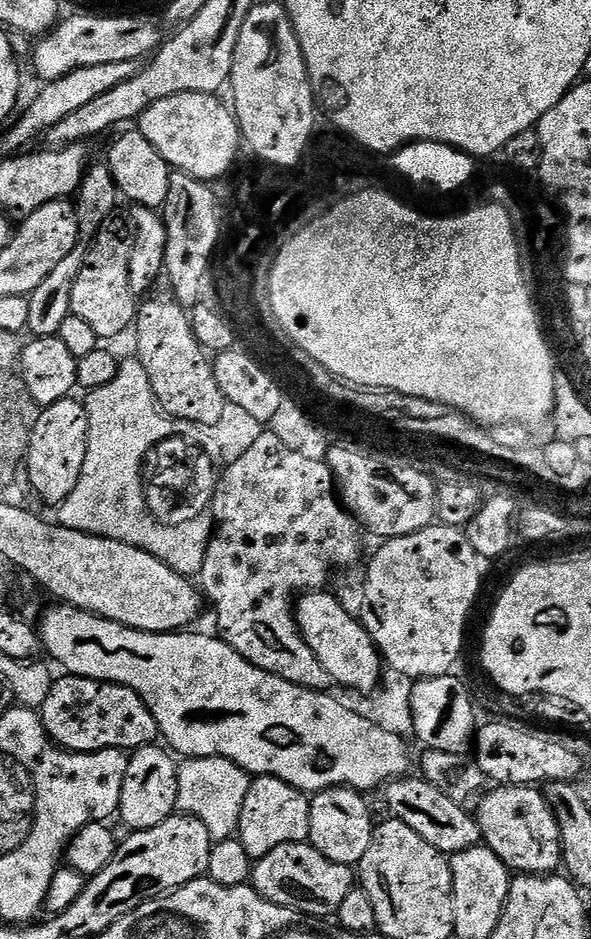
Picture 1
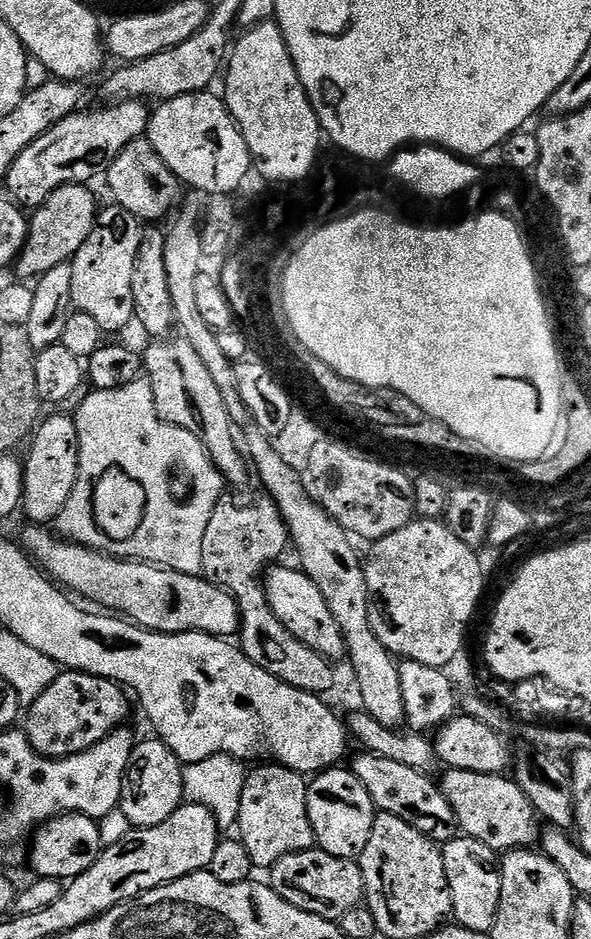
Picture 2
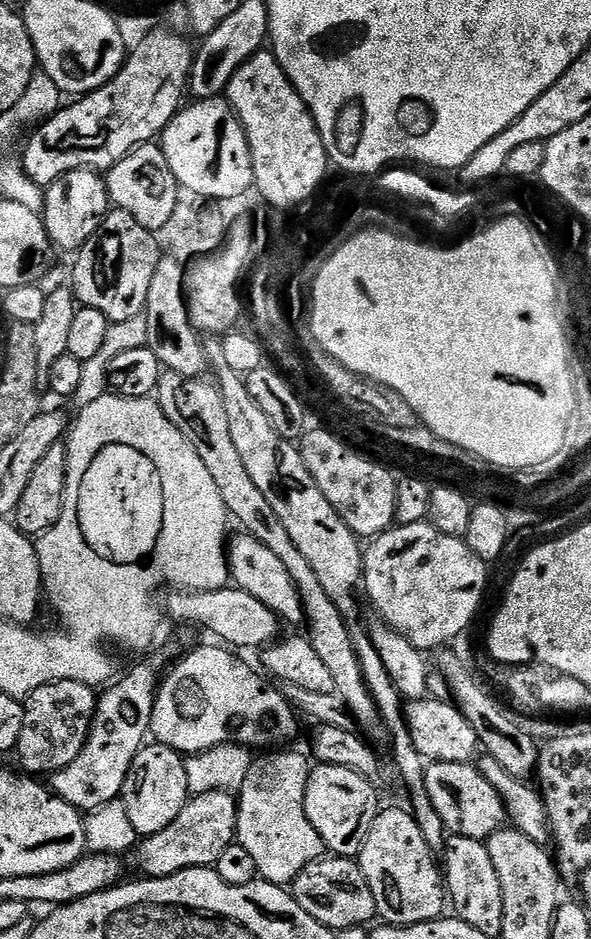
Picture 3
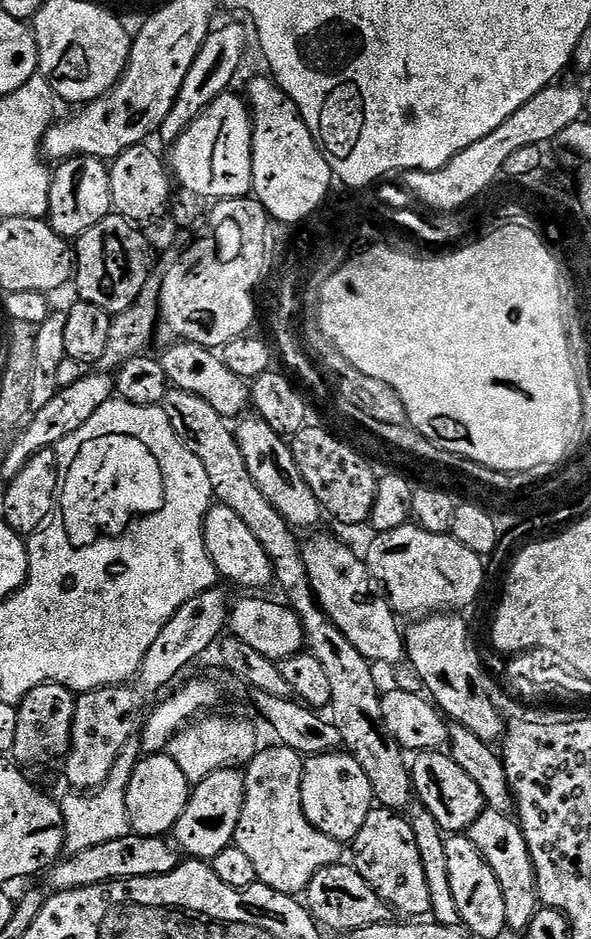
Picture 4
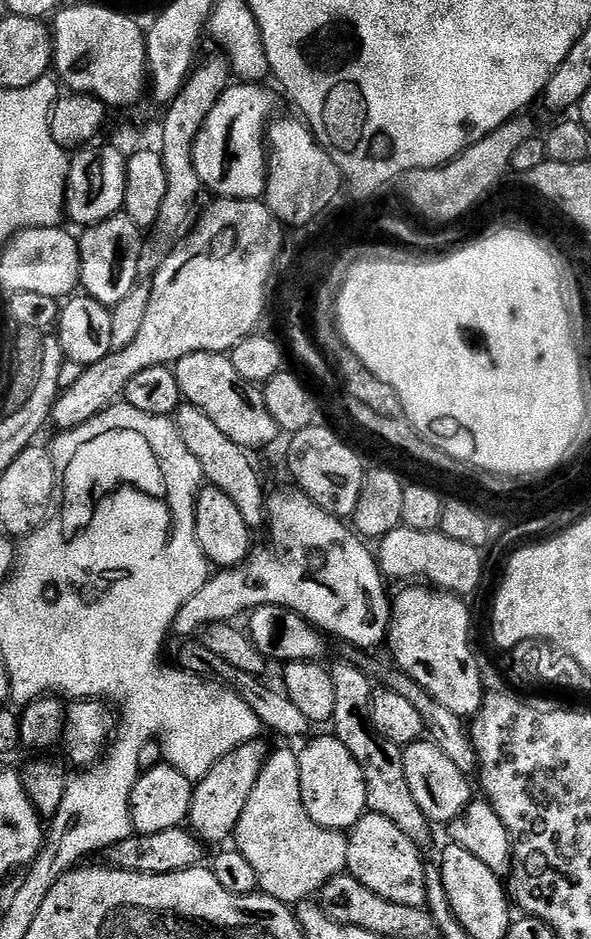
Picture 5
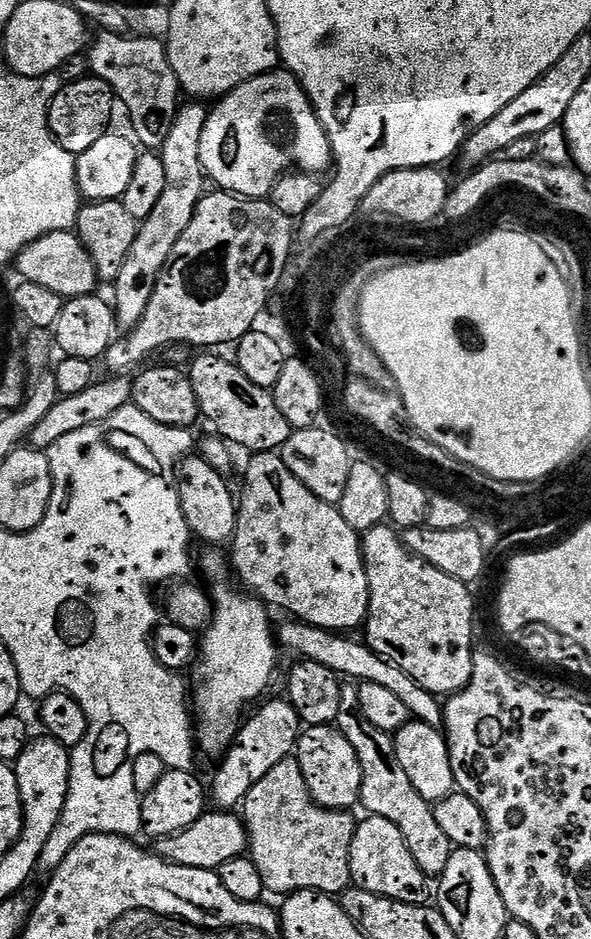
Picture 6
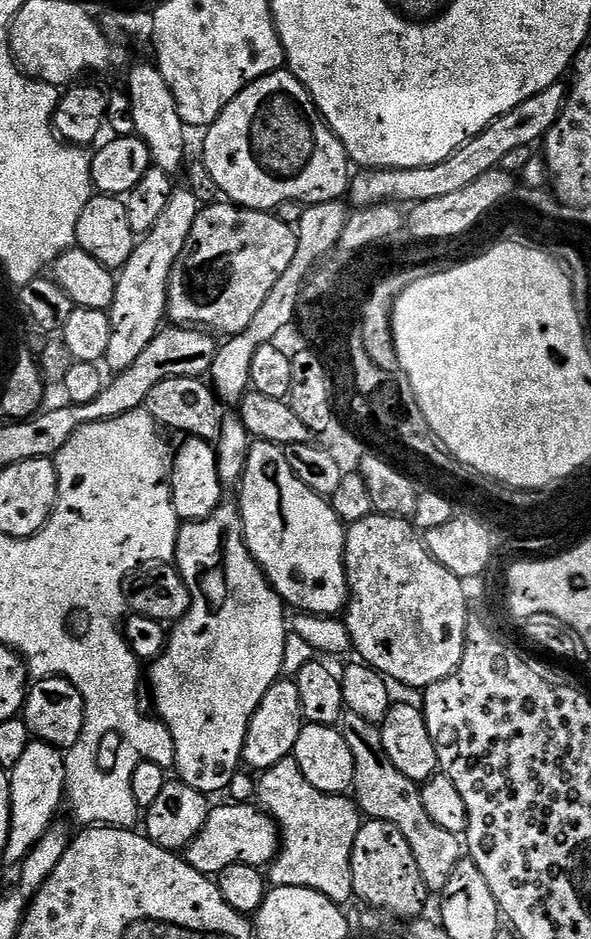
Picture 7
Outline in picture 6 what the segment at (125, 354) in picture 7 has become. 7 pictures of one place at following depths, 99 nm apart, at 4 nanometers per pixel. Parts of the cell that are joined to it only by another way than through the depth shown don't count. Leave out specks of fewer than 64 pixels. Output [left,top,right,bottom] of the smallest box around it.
[114,102,209,330]

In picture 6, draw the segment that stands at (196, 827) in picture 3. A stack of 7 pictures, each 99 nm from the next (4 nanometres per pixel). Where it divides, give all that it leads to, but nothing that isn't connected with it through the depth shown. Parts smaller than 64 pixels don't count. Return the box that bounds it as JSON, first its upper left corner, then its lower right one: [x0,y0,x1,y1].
[210,699,302,810]

